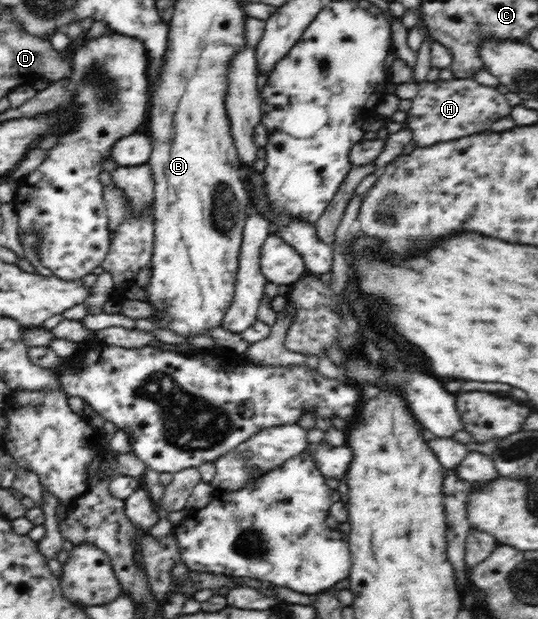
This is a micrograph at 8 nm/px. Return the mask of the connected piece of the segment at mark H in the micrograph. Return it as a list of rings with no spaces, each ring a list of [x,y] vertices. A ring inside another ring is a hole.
[[[473,78],[438,79],[419,85],[418,96],[412,98],[412,106],[407,111],[405,126],[412,131],[415,146],[426,148],[436,142],[448,142],[491,130],[494,122],[511,113],[511,108],[496,87],[480,85]]]

